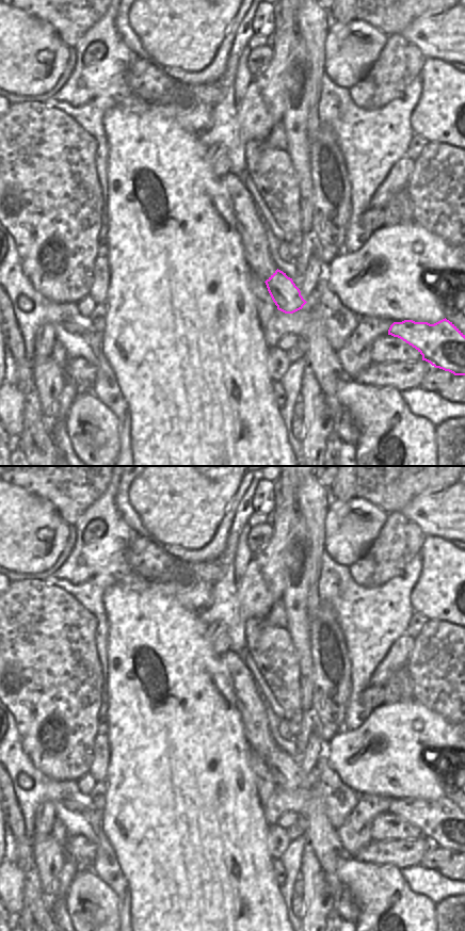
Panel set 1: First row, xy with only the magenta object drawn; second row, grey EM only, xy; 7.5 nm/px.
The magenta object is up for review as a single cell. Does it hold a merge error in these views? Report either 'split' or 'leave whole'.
split

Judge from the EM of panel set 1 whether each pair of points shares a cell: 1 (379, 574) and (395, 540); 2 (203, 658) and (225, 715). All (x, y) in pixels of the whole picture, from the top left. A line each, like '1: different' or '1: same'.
1: same
2: same

